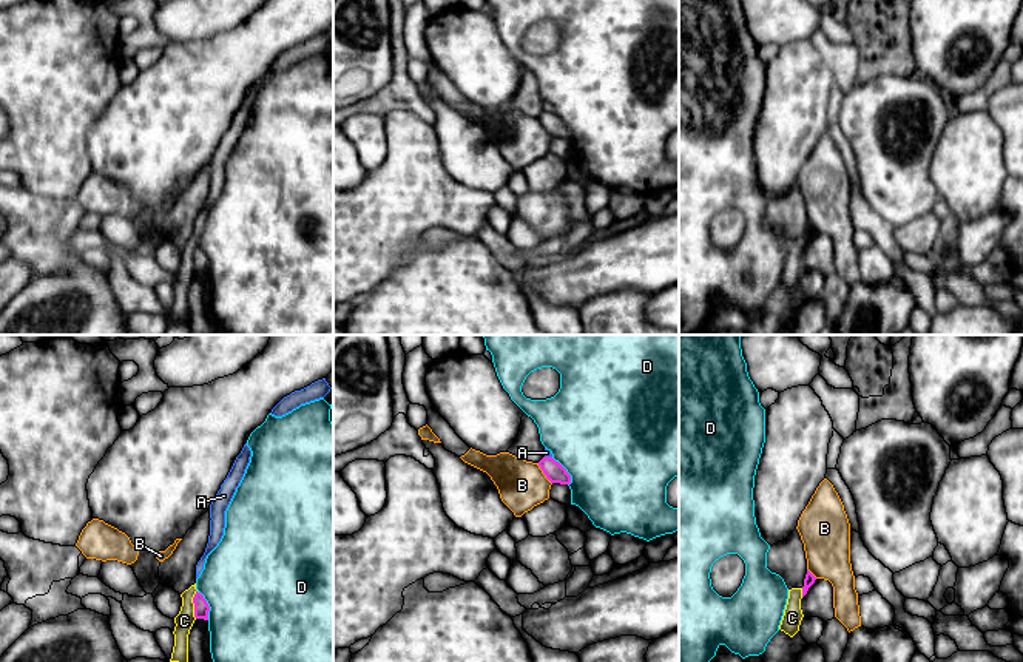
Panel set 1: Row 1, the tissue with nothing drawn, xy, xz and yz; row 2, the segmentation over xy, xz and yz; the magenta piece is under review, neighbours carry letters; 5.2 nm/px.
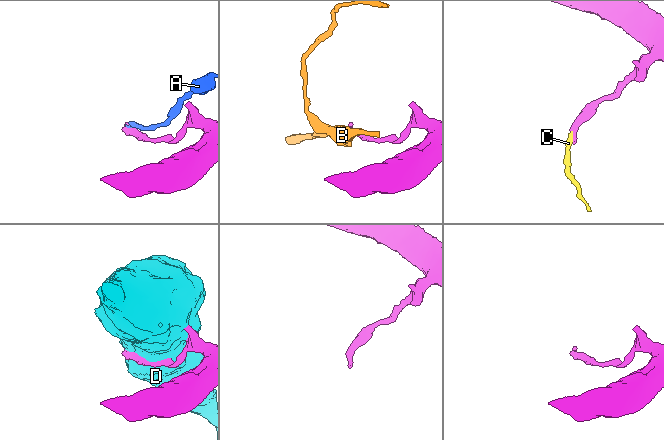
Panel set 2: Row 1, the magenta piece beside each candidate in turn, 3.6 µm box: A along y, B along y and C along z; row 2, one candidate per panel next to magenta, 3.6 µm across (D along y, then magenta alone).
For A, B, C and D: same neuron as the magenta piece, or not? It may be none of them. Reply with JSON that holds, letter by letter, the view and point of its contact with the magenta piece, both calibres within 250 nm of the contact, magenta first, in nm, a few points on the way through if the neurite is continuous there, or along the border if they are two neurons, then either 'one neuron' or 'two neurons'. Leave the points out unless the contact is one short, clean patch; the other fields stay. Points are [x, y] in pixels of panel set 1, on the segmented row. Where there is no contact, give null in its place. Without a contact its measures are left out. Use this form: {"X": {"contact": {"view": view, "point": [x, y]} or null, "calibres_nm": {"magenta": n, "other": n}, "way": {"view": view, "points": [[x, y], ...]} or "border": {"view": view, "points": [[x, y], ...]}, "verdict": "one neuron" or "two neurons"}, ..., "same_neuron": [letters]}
{"A": {"contact": {"view": "xz", "point": [548, 457]}, "calibres_nm": {"magenta": 100, "other": 40}, "border": {"view": "xz", "points": [[545, 455], [551, 457]]}, "verdict": "two neurons"}, "B": {"contact": {"view": "xz", "point": [543, 472]}, "calibres_nm": {"magenta": 100, "other": 260}, "border": {"view": "xz", "points": [[537, 463], [551, 483]]}, "verdict": "two neurons"}, "C": {"contact": {"view": "xy", "point": [193, 602]}, "calibres_nm": {"magenta": 80, "other": 100}, "border": {"view": "xy", "points": [[196, 590], [193, 597], [195, 618]]}, "verdict": "two neurons"}, "D": {"contact": {"view": "xy", "point": [207, 605]}, "calibres_nm": {"magenta": 80, "other": 480}, "verdict": "two neurons"}, "same_neuron": []}

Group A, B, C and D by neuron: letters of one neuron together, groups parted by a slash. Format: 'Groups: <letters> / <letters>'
Groups: A C / B / D

